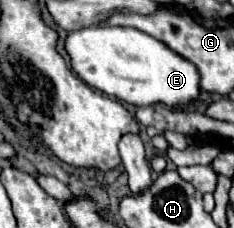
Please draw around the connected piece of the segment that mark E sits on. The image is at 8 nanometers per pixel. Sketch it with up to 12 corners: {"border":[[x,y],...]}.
{"border":[[136,28],[68,34],[72,70],[134,106],[198,98],[194,64]]}

